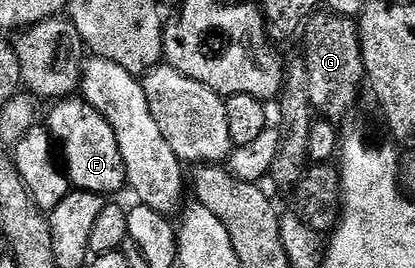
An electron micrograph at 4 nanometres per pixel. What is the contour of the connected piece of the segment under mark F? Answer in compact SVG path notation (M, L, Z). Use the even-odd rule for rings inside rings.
M78 97L55 102L51 107L54 108L50 111L48 130L61 158L62 155L66 158L64 171L71 184L77 190L90 191L93 195L117 196L114 194L127 186L126 166L120 157L120 145L112 125L108 125L108 121L95 107Z

